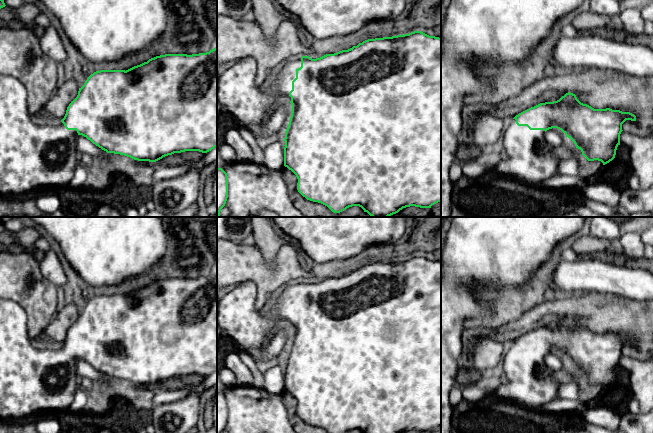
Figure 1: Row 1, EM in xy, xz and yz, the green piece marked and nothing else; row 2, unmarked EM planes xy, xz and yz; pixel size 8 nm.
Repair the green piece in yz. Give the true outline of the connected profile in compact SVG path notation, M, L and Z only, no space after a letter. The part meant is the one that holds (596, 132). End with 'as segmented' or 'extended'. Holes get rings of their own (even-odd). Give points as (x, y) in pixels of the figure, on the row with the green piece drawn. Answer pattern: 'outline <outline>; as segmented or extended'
outline M570 92L557 101L540 103L507 120L500 142L501 153L494 159L497 172L534 185L538 185L541 181L558 173L558 161L565 154L545 141L545 132L552 128L561 130L566 137L570 138L588 161L598 160L605 165L615 158L617 147L620 145L620 134L623 131L622 124L626 120L636 121L636 116L630 112L610 108L594 109L581 103L575 94Z; extended

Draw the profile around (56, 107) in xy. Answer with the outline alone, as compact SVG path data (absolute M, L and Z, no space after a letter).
M73 79L66 80L51 96L43 113L49 115L54 122L61 121L69 104L77 97L78 91L79 87Z

